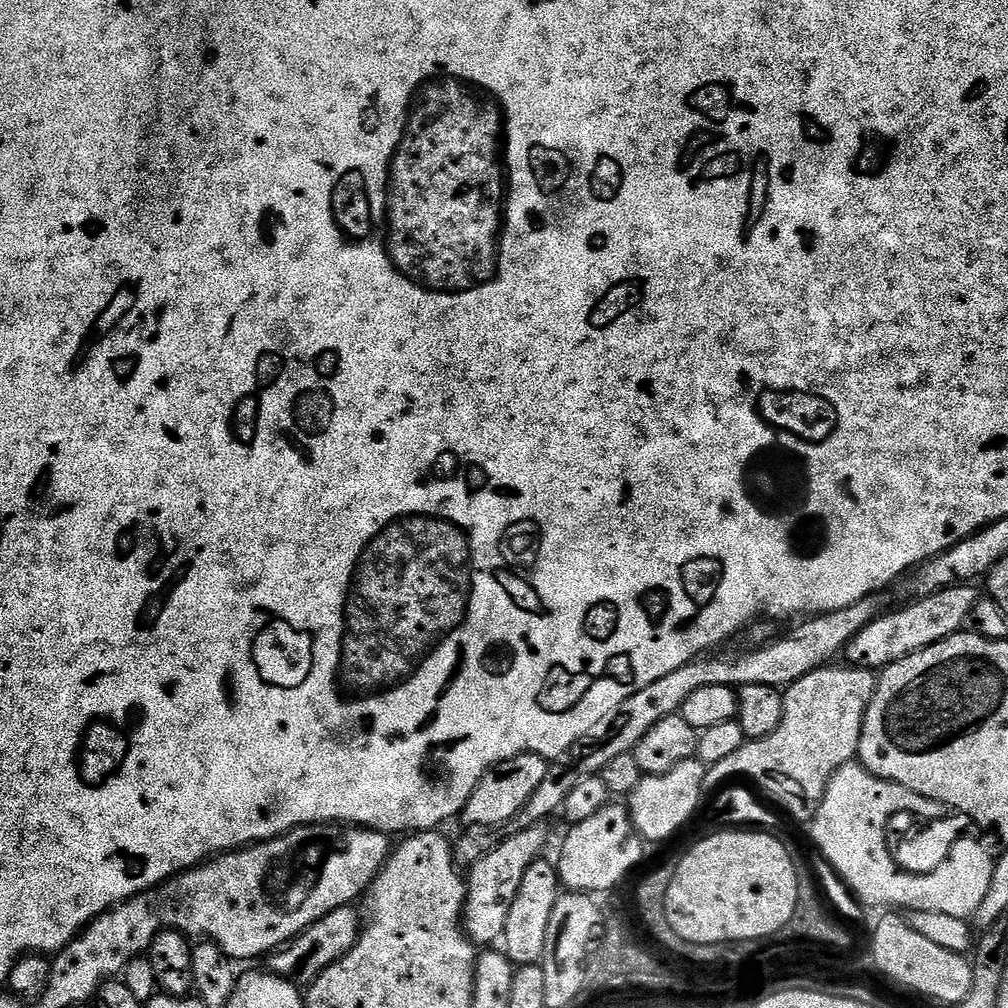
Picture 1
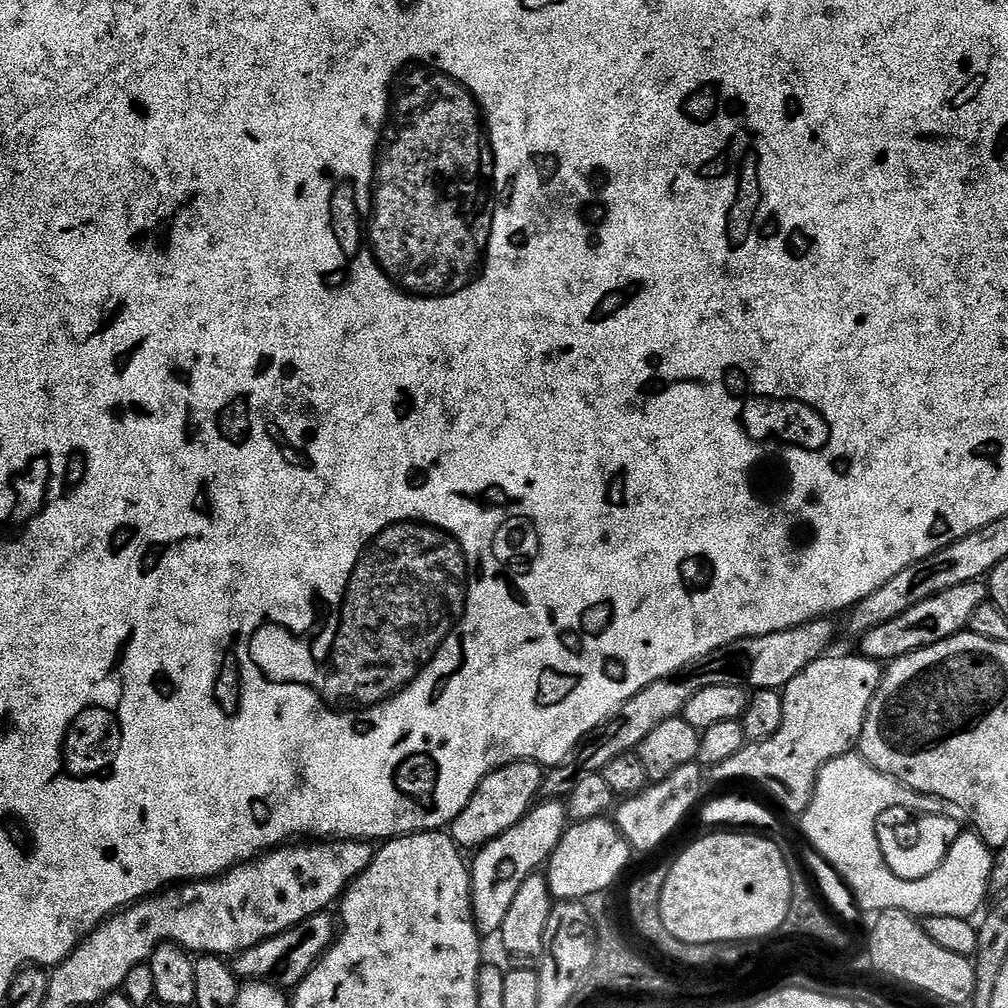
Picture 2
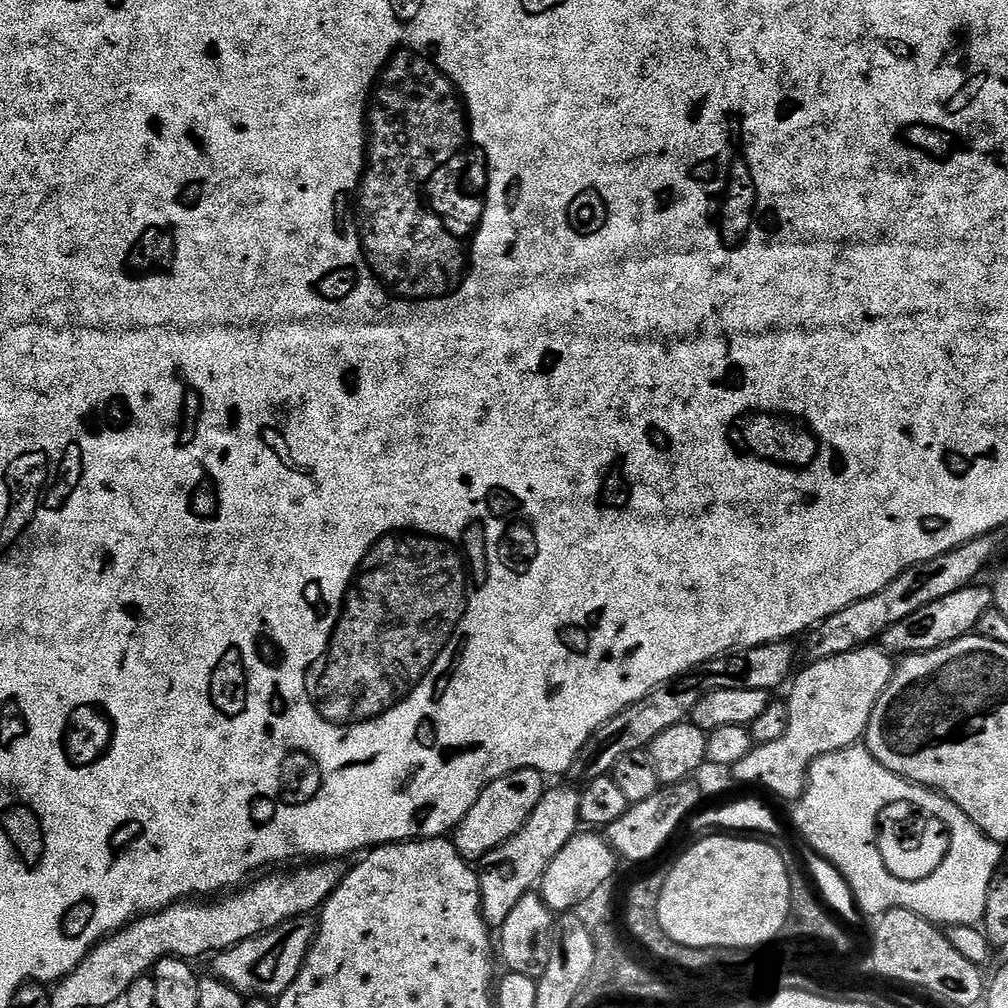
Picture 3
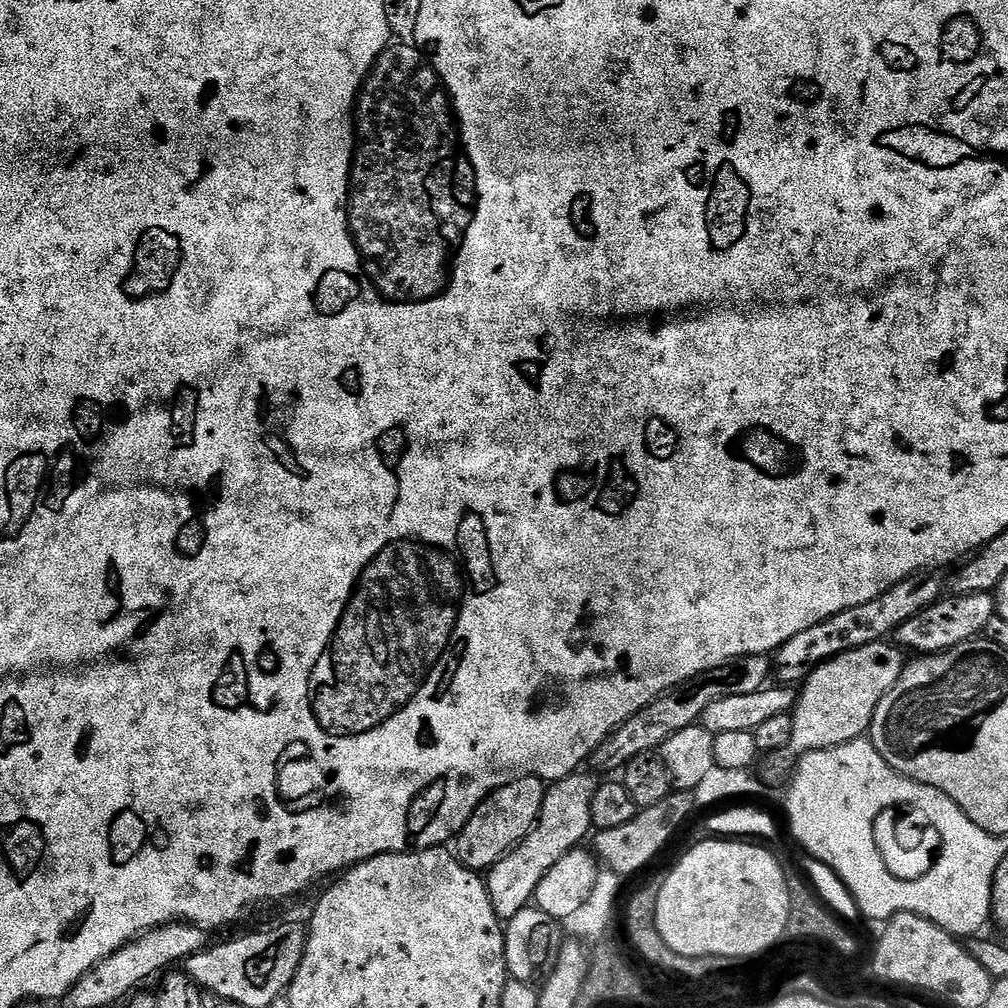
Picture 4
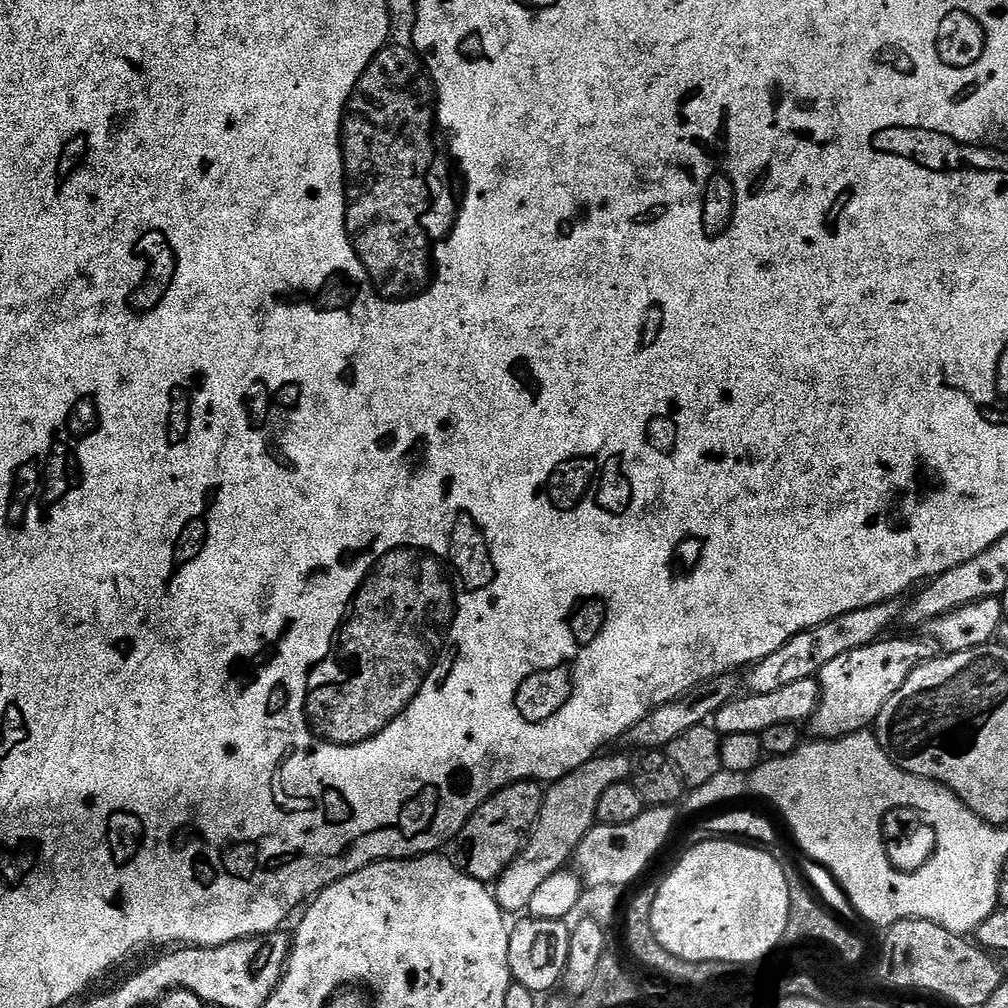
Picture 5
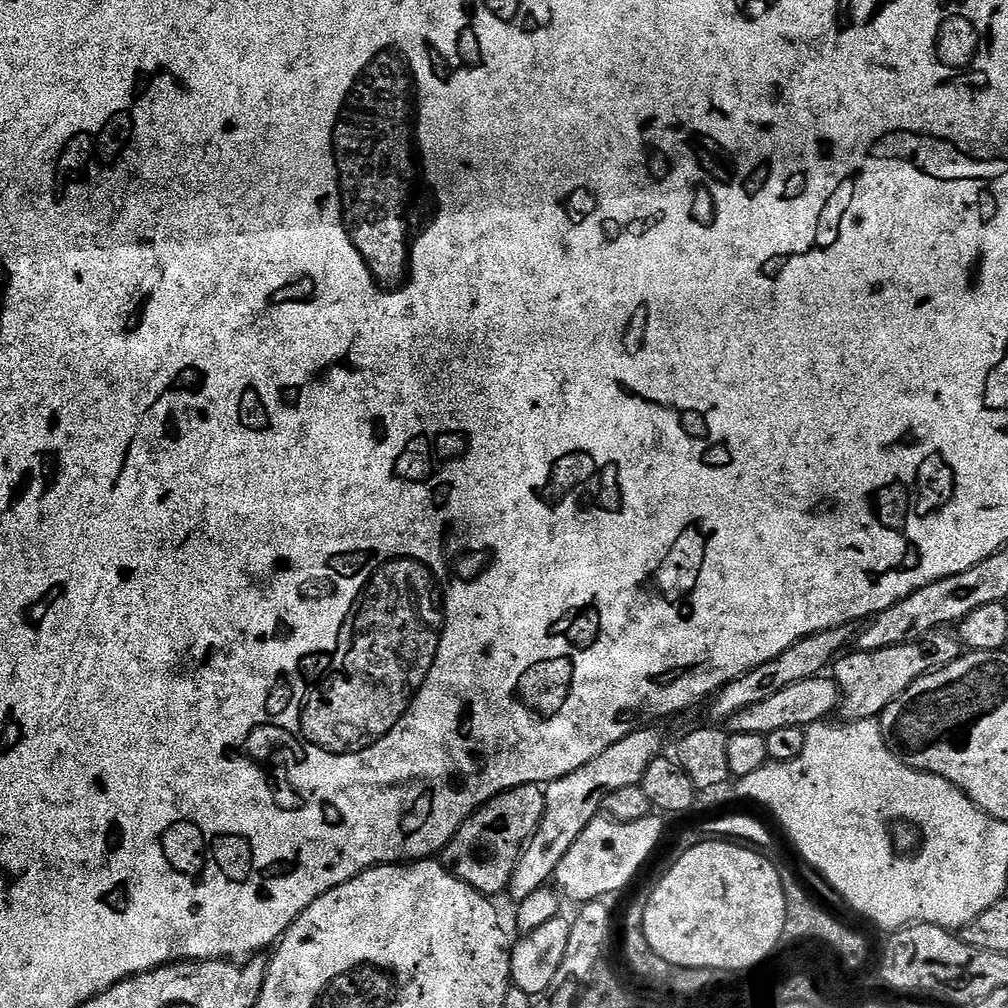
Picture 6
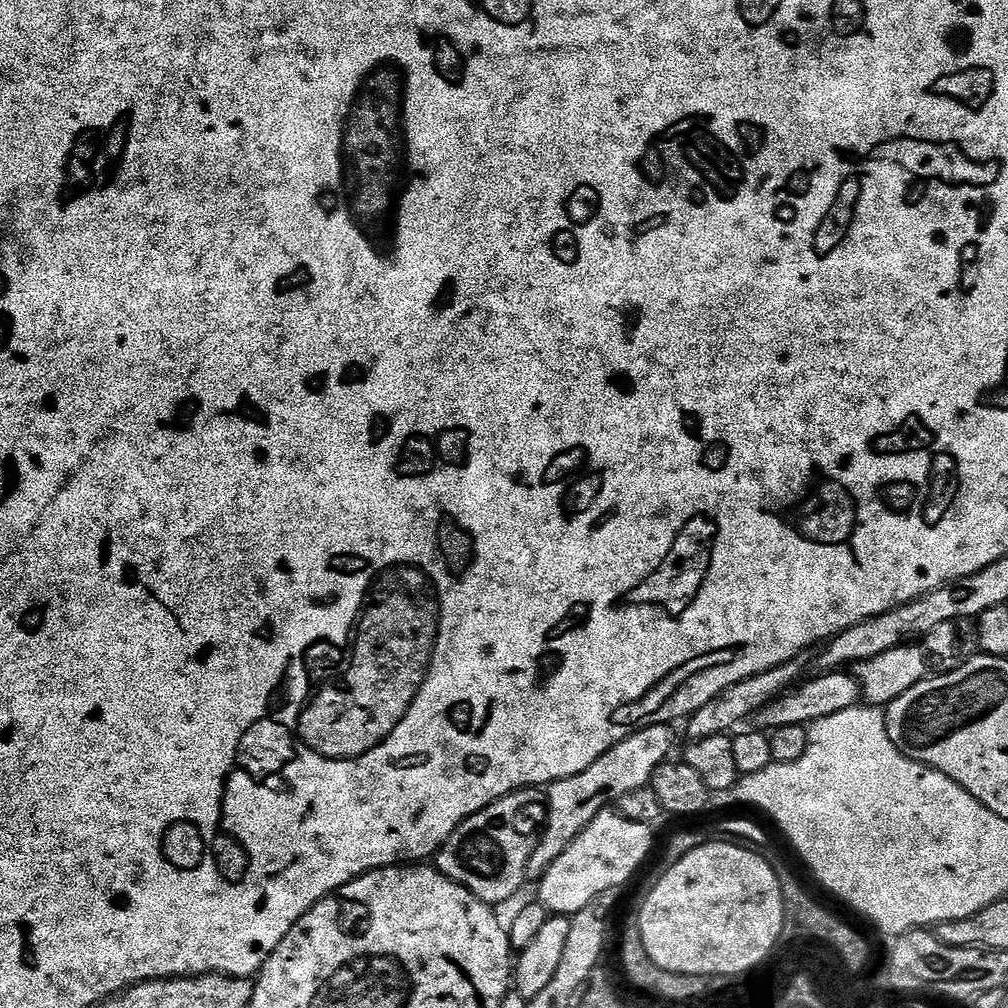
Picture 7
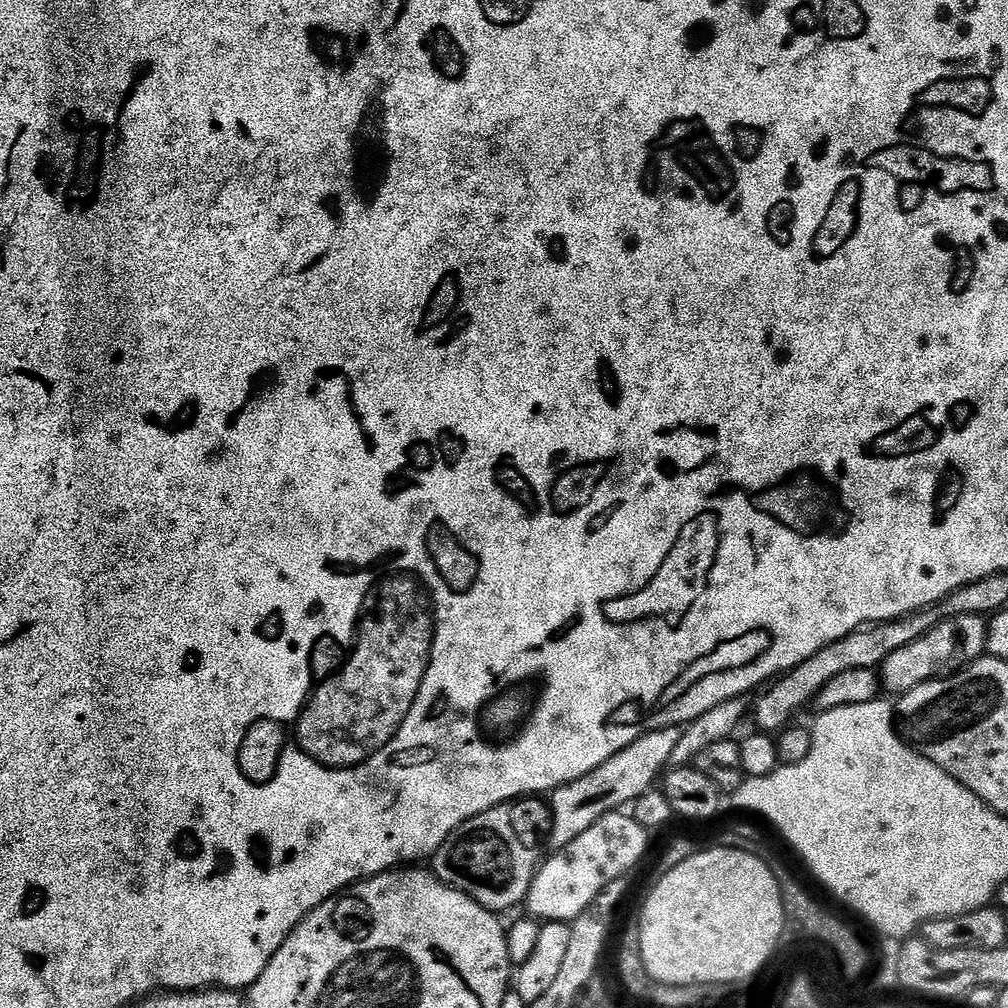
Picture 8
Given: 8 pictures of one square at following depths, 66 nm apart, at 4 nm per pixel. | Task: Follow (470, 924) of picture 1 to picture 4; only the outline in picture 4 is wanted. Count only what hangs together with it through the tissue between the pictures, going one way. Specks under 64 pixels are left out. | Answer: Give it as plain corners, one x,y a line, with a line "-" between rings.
577,770
561,780
553,780
547,785
540,817
532,832
517,848
510,849
502,859
488,869
486,883
494,914
501,922
514,918
523,908
529,907
536,899
538,882
550,874
555,864
566,858
570,850
581,847
584,835
593,831
590,818
590,802
594,800
594,790
598,780
587,771

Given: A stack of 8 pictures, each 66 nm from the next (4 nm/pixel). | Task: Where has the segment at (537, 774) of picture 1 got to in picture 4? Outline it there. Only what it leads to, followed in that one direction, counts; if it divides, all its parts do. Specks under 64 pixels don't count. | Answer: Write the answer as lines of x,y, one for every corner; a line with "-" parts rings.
523,776
490,793
456,836
456,859
471,872
487,873
488,869
494,867
510,849
517,848
532,832
540,817
545,791
545,781
537,776

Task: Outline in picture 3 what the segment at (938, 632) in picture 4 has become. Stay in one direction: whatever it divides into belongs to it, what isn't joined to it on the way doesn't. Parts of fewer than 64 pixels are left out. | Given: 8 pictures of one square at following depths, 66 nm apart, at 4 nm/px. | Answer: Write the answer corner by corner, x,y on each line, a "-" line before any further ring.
969,586
962,590
954,590
946,598
938,598
938,602
930,602
930,606
922,606
922,610
910,614
910,618
902,618
902,622
894,622
881,634
879,647
896,658
917,656
920,652
938,650
950,642
963,636
975,633
978,618
986,614
986,610
994,607
994,592
991,587

